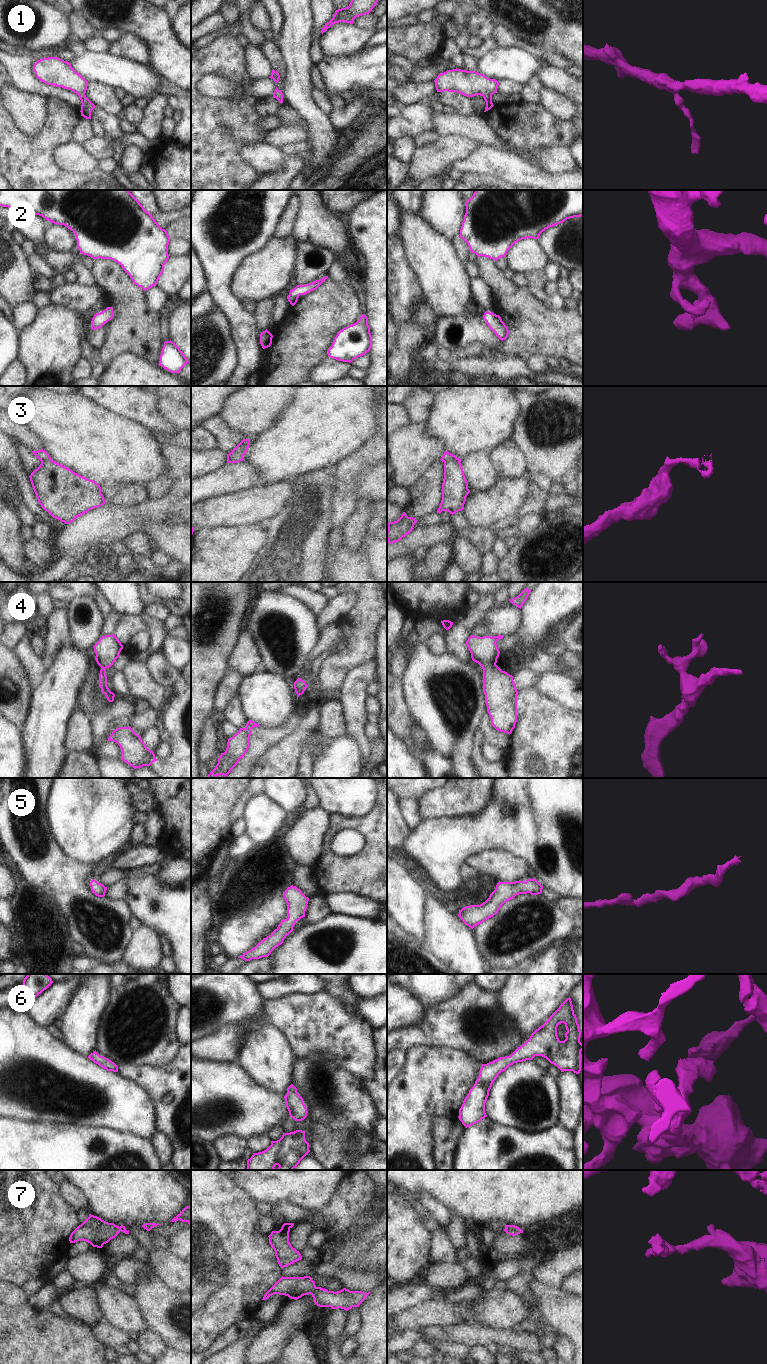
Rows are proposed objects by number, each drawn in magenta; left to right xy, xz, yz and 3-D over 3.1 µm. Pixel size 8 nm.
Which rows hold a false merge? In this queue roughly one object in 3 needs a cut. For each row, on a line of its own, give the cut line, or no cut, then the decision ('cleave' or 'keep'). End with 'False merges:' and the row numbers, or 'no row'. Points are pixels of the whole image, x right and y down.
1: no cut | keep
2: no cut | keep
3: yz (459, 461), (446, 460), (444, 462) | cleave
4: no cut | keep
5: no cut | keep
6: no cut | keep
7: no cut | keep
False merges: 3

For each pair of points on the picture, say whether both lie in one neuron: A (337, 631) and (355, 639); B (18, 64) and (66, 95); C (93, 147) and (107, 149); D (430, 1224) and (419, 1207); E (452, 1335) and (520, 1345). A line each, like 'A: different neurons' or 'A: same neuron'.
A: different neurons
B: same neuron
C: same neuron
D: same neuron
E: same neuron

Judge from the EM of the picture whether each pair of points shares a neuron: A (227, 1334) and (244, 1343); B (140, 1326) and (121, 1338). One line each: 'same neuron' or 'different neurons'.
A: different neurons
B: different neurons

